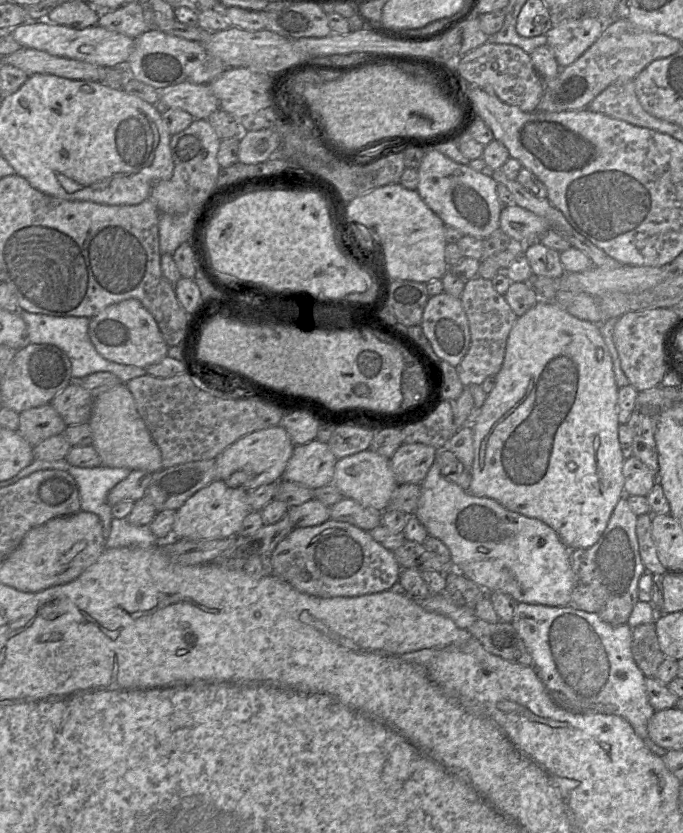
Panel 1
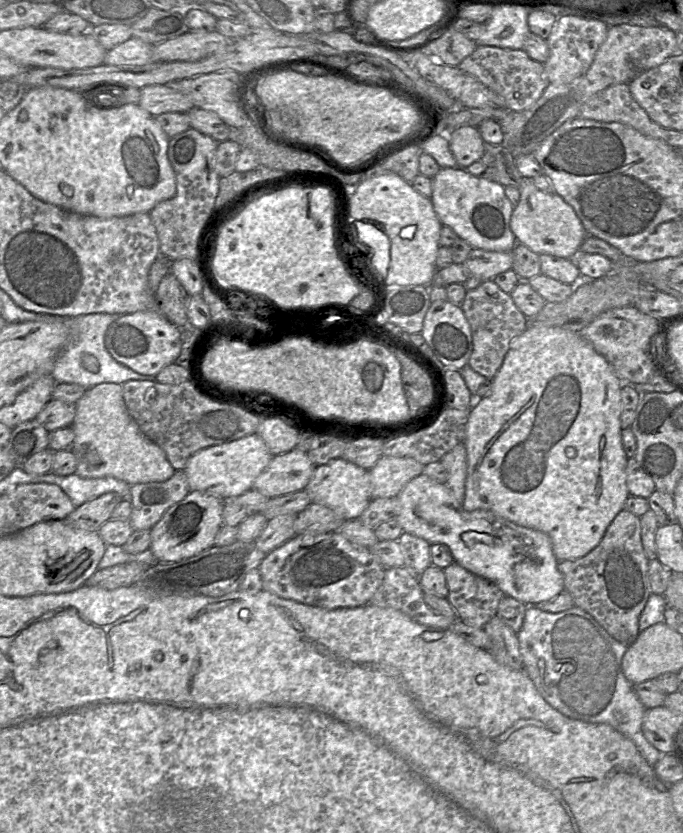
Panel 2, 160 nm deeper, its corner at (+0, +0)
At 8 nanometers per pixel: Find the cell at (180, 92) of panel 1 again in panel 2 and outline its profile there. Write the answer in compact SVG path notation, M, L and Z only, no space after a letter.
M172 84L148 85L141 88L138 105L154 117L167 112L187 113L194 107L191 100Z

